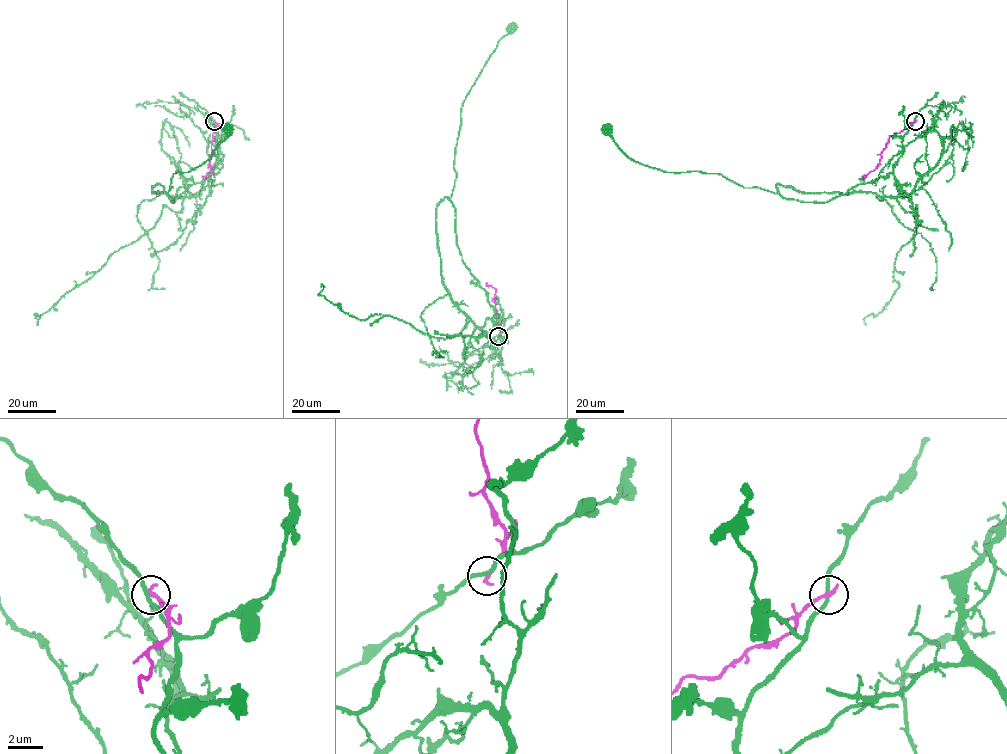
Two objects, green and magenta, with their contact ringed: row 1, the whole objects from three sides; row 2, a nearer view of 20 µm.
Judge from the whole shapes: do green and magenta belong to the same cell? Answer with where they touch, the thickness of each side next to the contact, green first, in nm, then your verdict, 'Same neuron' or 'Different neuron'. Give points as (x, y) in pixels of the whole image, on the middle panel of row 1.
Place: (498, 336). Thickness 220 nm (green) against 280 nm. Different neuron

